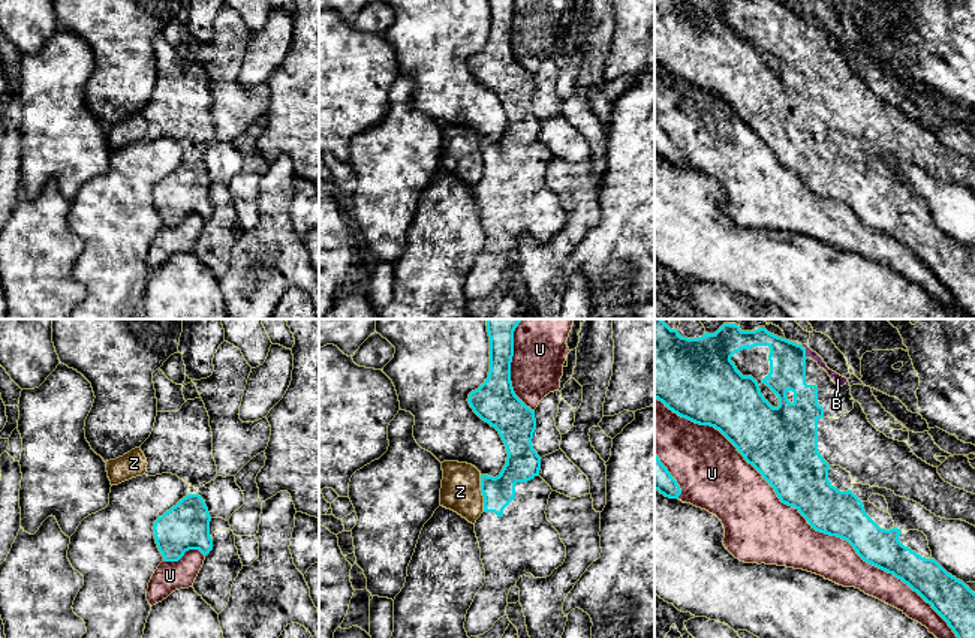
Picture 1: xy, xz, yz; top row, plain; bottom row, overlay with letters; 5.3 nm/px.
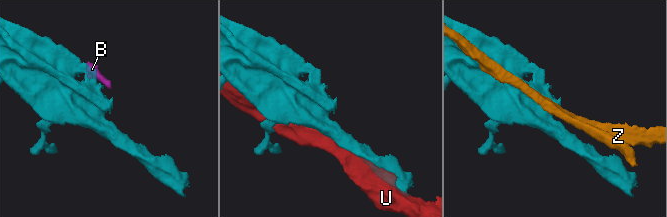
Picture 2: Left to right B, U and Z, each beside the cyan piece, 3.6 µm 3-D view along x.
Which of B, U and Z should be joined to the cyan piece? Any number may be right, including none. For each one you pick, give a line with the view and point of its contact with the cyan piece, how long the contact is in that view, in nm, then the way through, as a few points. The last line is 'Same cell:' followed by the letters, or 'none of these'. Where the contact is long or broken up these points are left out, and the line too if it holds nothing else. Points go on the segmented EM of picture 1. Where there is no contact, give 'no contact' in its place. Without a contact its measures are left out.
Same cell: none of these

